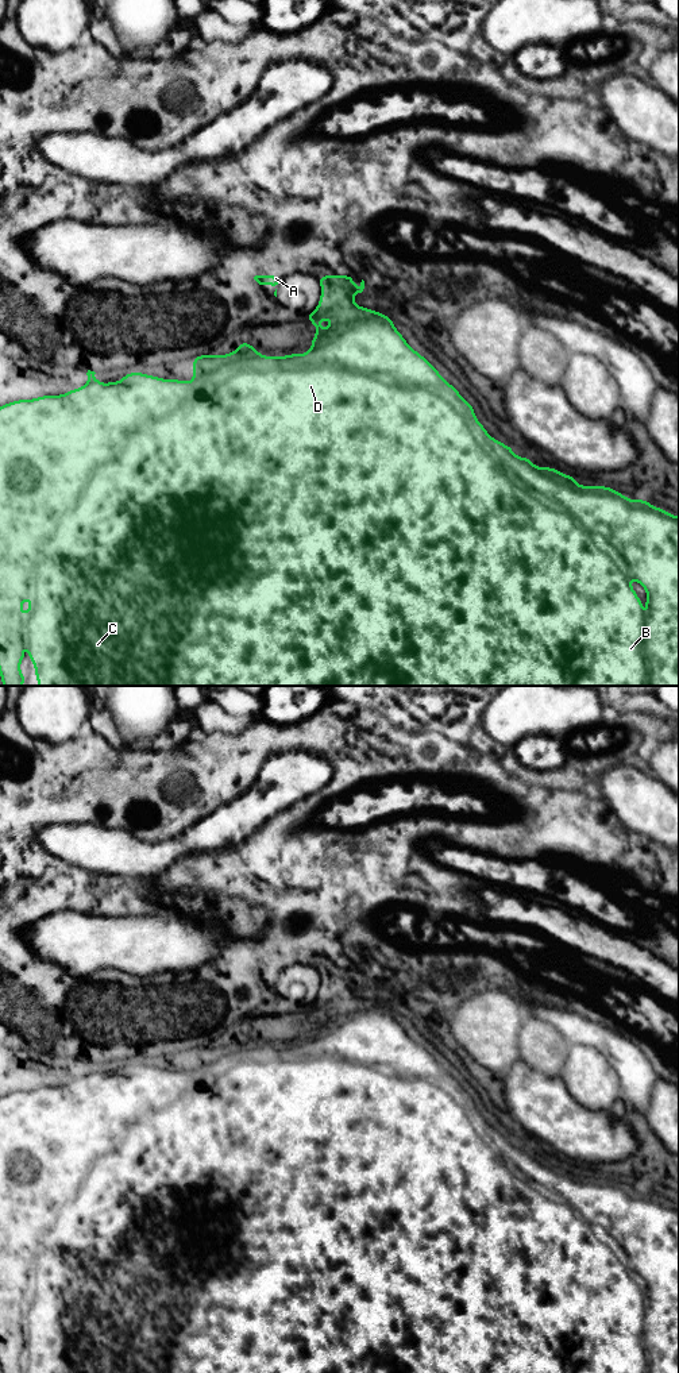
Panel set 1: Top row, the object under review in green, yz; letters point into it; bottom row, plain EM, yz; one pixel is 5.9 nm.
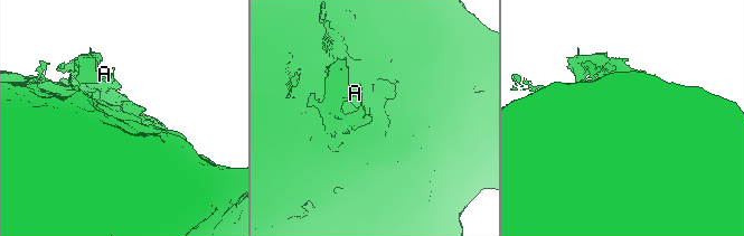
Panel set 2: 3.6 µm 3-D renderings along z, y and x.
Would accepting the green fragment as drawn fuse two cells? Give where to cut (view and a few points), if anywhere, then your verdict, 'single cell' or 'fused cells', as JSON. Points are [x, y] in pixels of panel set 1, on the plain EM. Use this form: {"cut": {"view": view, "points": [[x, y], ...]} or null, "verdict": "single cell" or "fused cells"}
{"cut": {"view": "yz", "points": [[352, 987], [344, 987], [327, 1001], [316, 999]]}, "verdict": "fused cells"}

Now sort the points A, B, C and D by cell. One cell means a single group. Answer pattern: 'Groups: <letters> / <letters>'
Groups: A / B C D

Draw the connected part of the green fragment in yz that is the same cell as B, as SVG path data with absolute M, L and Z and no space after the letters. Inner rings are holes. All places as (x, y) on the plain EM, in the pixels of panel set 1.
M344 988L344 990L343 990L343 991L340 991L340 992L339 992L339 994L337 994L337 995L336 995L336 996L335 996L335 998L333 998L333 999L331 999L331 1000L328 1000L328 1002L319 1002L319 1000L317 1000L317 999L316 999L316 1000L315 1000L315 1002L313 1002L313 1003L310 1003L310 1004L309 1004L309 1006L306 1006L306 1008L308 1008L308 1011L309 1011L309 1013L310 1013L310 1014L312 1014L312 1015L313 1015L313 1017L315 1017L315 1019L316 1019L316 1022L317 1022L317 1025L316 1025L316 1026L315 1026L315 1027L313 1027L313 1029L312 1029L312 1038L310 1038L310 1041L309 1041L309 1042L308 1042L308 1044L306 1044L306 1045L290 1045L290 1046L283 1046L283 1048L266 1048L266 1046L262 1046L262 1045L259 1045L259 1044L258 1044L258 1042L256 1042L256 1041L255 1041L255 1040L254 1040L254 1038L252 1038L252 1037L251 1037L251 1035L250 1035L250 1034L247 1034L247 1033L242 1033L242 1034L240 1034L240 1037L239 1037L239 1038L238 1038L238 1040L236 1040L236 1041L235 1041L235 1042L232 1042L232 1044L229 1044L229 1045L225 1045L225 1046L212 1046L212 1045L207 1045L207 1046L198 1046L198 1048L194 1048L194 1049L193 1049L193 1072L192 1072L192 1073L188 1073L188 1072L180 1072L180 1071L163 1071L163 1069L159 1069L159 1068L155 1068L155 1067L146 1067L146 1065L143 1065L143 1064L140 1064L140 1062L134 1062L134 1064L130 1064L130 1065L126 1065L126 1067L124 1067L124 1068L123 1068L123 1069L121 1069L121 1071L120 1071L120 1072L119 1072L119 1073L108 1073L108 1075L103 1075L103 1073L99 1073L99 1072L97 1072L97 1071L96 1071L96 1069L94 1069L94 1065L96 1065L96 1064L94 1064L94 1062L90 1062L90 1061L88 1061L88 1064L86 1064L86 1067L88 1067L88 1073L86 1073L86 1075L85 1075L85 1076L84 1076L84 1077L81 1077L81 1079L78 1079L78 1080L72 1080L72 1081L70 1081L70 1083L67 1083L67 1084L65 1084L65 1085L58 1085L58 1087L40 1087L40 1088L36 1088L36 1089L32 1089L32 1091L16 1091L16 1092L12 1092L12 1094L8 1094L8 1095L4 1095L4 1096L1 1096L1 1098L0 1098L0 1368L1 1368L1 1373L27 1373L27 1370L26 1370L26 1369L24 1369L24 1368L23 1368L23 1365L22 1365L22 1362L20 1362L20 1354L22 1354L22 1351L23 1351L23 1350L24 1350L24 1349L26 1349L26 1338L27 1338L27 1337L28 1337L28 1338L30 1338L30 1351L31 1351L31 1353L32 1353L32 1357L34 1357L34 1358L35 1358L35 1368L36 1368L36 1373L679 1373L679 1208L678 1208L678 1207L675 1207L675 1206L671 1206L671 1204L668 1204L668 1203L666 1203L666 1202L663 1202L663 1200L660 1200L660 1199L657 1199L657 1197L653 1197L653 1196L651 1196L651 1195L649 1195L649 1193L648 1193L648 1192L647 1192L647 1191L629 1191L629 1189L628 1189L628 1188L626 1188L626 1187L624 1187L624 1185L621 1185L621 1184L618 1184L618 1183L616 1183L616 1181L613 1181L613 1180L612 1180L612 1179L607 1179L607 1177L597 1177L597 1176L591 1176L591 1177L582 1177L582 1176L578 1176L578 1175L576 1175L576 1173L575 1173L575 1169L574 1169L574 1168L572 1168L572 1166L564 1166L564 1165L563 1165L563 1164L562 1164L562 1162L558 1162L558 1161L556 1161L556 1160L551 1160L551 1158L547 1158L547 1157L545 1157L545 1158L536 1158L536 1157L535 1157L535 1156L533 1156L533 1154L532 1154L532 1152L531 1152L531 1149L520 1149L520 1148L517 1148L517 1146L516 1146L516 1145L514 1145L514 1143L513 1143L513 1142L512 1142L512 1137L505 1137L505 1135L504 1135L504 1134L501 1134L501 1133L498 1133L498 1131L495 1131L495 1130L494 1130L494 1129L491 1129L491 1127L490 1127L490 1126L489 1126L489 1125L487 1125L487 1122L486 1122L486 1121L485 1121L485 1118L483 1118L483 1116L482 1116L482 1115L481 1115L481 1114L479 1114L479 1112L478 1112L478 1110L477 1110L477 1107L475 1107L475 1104L474 1104L474 1099L472 1099L472 1096L471 1096L471 1095L470 1095L470 1094L468 1094L468 1092L466 1092L466 1091L464 1091L464 1089L463 1089L463 1088L462 1088L462 1087L460 1087L460 1084L459 1084L459 1083L458 1083L458 1081L456 1081L456 1080L455 1080L455 1079L454 1079L454 1077L452 1077L452 1076L451 1076L451 1075L448 1075L448 1073L447 1073L447 1072L445 1072L445 1071L444 1071L444 1069L443 1069L443 1068L441 1068L441 1067L440 1067L440 1064L439 1064L439 1062L437 1062L437 1061L436 1061L436 1060L435 1060L435 1058L433 1058L433 1057L432 1057L432 1054L431 1054L431 1053L429 1053L429 1052L428 1052L428 1050L425 1050L425 1049L424 1049L424 1048L421 1048L421 1046L420 1046L420 1045L418 1045L418 1044L417 1044L417 1042L416 1042L416 1041L413 1041L413 1040L412 1040L412 1038L410 1038L410 1037L409 1037L409 1035L408 1035L408 1034L406 1034L406 1031L405 1031L405 1030L404 1030L404 1027L402 1027L402 1026L401 1026L401 1025L400 1025L400 1023L398 1023L398 1021L397 1021L397 1019L396 1019L396 1018L394 1018L394 1014L393 1014L393 1013L391 1013L391 1010L390 1010L390 1007L386 1007L386 1006L382 1006L382 1004L379 1004L379 1003L378 1003L378 1002L371 1002L371 1000L369 1000L369 999L363 999L363 998L359 998L359 996L356 996L356 995L355 995L355 994L354 994L354 988ZM629 1268L630 1268L630 1269L632 1269L632 1270L634 1270L634 1272L636 1272L636 1273L639 1273L639 1274L640 1274L640 1276L641 1276L641 1277L643 1277L643 1278L644 1278L644 1280L645 1280L645 1281L647 1281L647 1297L648 1297L648 1300L649 1300L649 1303L648 1303L648 1305L647 1305L647 1307L645 1307L645 1305L644 1305L644 1304L643 1304L643 1297L641 1297L641 1293L640 1293L640 1289L639 1289L639 1287L637 1287L637 1285L636 1285L636 1283L634 1283L634 1281L633 1281L633 1278L632 1278L632 1277L630 1277L630 1273L629 1273L629 1270L628 1270L628 1269L629 1269Z

